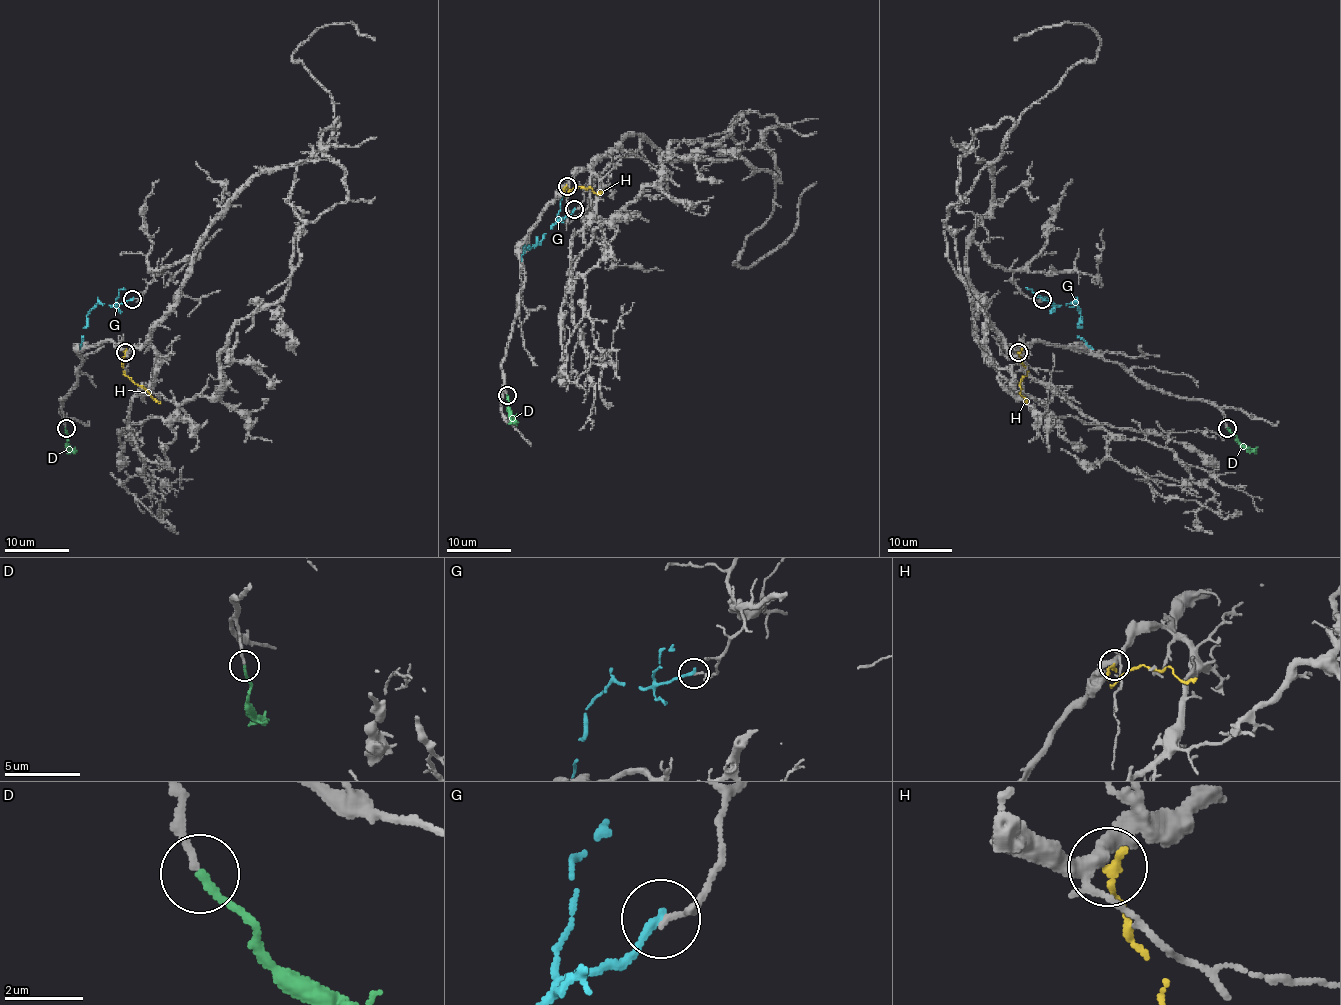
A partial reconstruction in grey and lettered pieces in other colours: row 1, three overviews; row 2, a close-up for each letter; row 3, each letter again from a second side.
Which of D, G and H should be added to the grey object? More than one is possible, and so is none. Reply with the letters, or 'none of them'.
D

